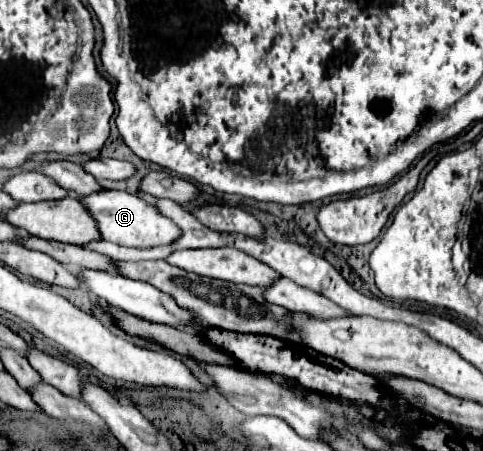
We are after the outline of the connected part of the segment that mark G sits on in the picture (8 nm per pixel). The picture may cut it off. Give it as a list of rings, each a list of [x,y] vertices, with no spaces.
[[[102,189],[102,191],[94,191],[94,195],[84,195],[84,197],[78,197],[74,191],[70,191],[68,195],[76,197],[86,207],[86,211],[90,211],[102,239],[106,241],[126,247],[156,247],[156,245],[166,245],[180,235],[178,227],[170,219],[160,215],[158,209],[154,209],[140,197],[130,195],[126,191]]]

